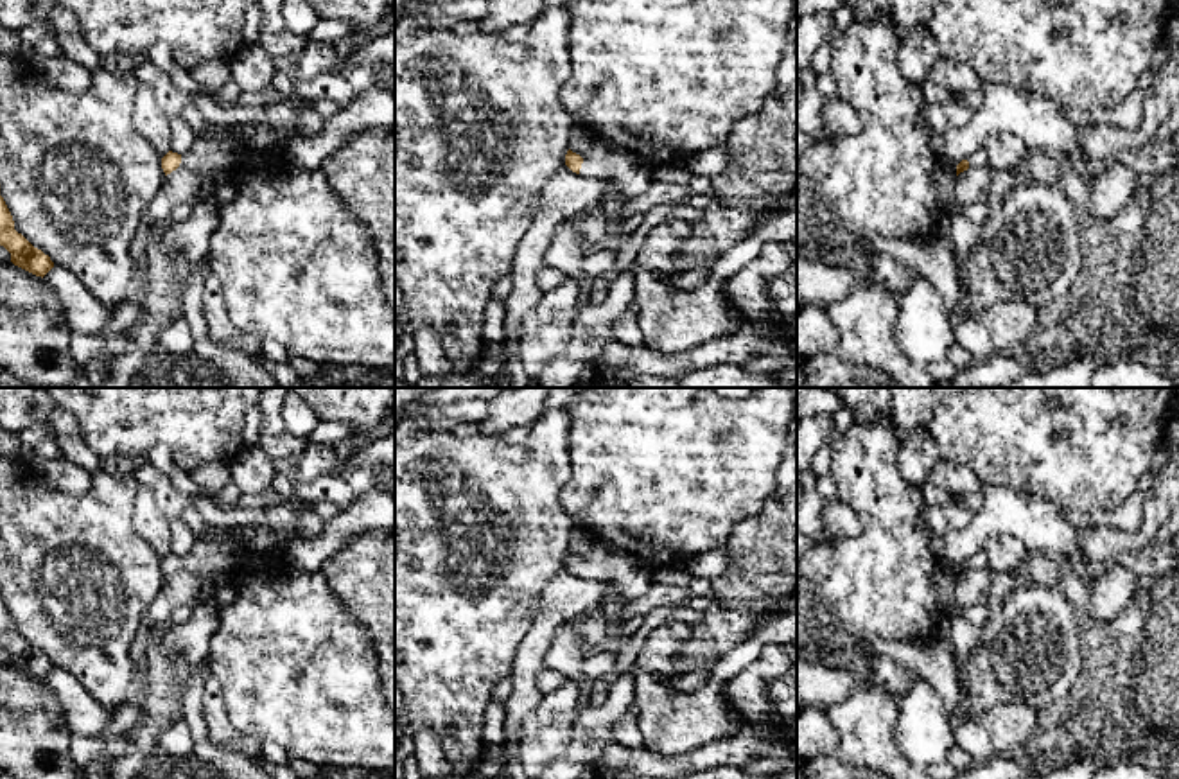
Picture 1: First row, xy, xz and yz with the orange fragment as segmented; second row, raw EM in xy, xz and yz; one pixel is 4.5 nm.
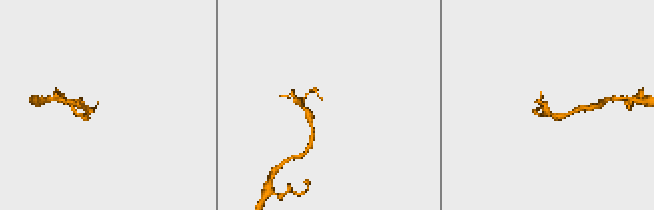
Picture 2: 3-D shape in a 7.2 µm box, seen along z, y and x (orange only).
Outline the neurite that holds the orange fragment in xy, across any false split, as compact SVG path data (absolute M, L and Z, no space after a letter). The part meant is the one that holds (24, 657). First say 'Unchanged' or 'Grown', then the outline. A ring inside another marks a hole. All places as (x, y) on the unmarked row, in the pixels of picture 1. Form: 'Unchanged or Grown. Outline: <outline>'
Unchanged. Outline: M0 598L0 648L11 655L11 664L36 678L45 678L54 664L14 632L13 617Z

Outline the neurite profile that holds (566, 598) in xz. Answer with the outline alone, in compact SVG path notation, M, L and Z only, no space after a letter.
M565 564L549 580L542 592L538 612L531 628L520 641L513 671L513 693L504 704L504 765L520 754L520 725L540 704L538 678L546 670L546 655L555 632L567 621L580 621L599 608L605 583L572 574Z

